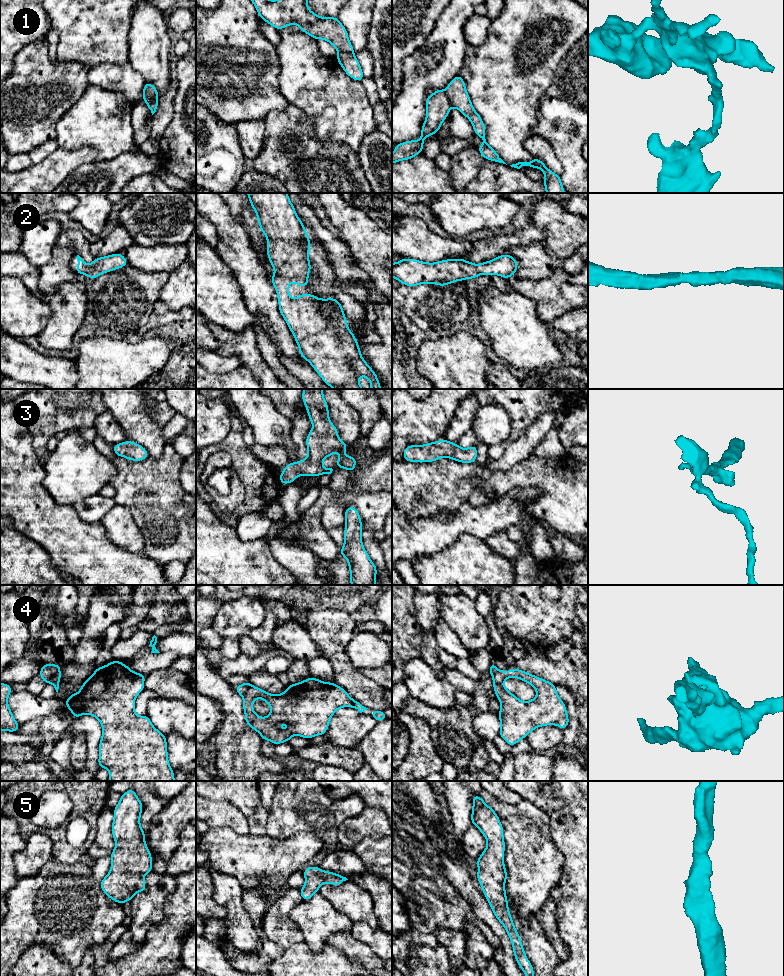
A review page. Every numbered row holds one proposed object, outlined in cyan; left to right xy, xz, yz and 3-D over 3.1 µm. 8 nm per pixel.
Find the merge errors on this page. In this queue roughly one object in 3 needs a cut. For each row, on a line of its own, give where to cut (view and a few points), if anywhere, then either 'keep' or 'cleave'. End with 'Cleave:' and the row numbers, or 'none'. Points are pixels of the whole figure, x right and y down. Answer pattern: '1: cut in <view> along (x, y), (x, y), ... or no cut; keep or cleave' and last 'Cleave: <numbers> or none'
1: cut in xz along (338, 51), (353, 53); cleave
2: no cut; keep
3: no cut; keep
4: cut in xy along (59, 670), (49, 681); cleave
5: no cut; keep
Cleave: 1, 4

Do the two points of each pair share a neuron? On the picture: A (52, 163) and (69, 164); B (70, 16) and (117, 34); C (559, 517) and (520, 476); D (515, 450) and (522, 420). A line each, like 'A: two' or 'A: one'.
A: one
B: one
C: one
D: two

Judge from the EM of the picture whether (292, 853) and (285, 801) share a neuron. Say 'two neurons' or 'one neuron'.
two neurons

